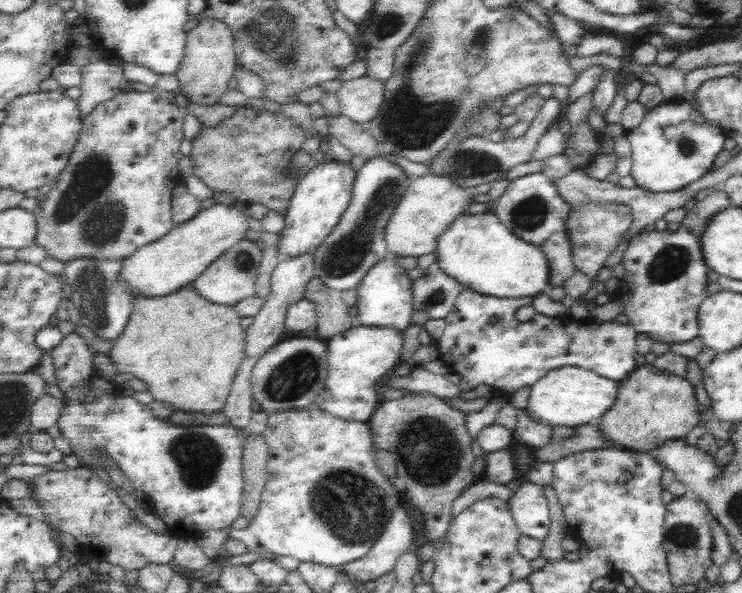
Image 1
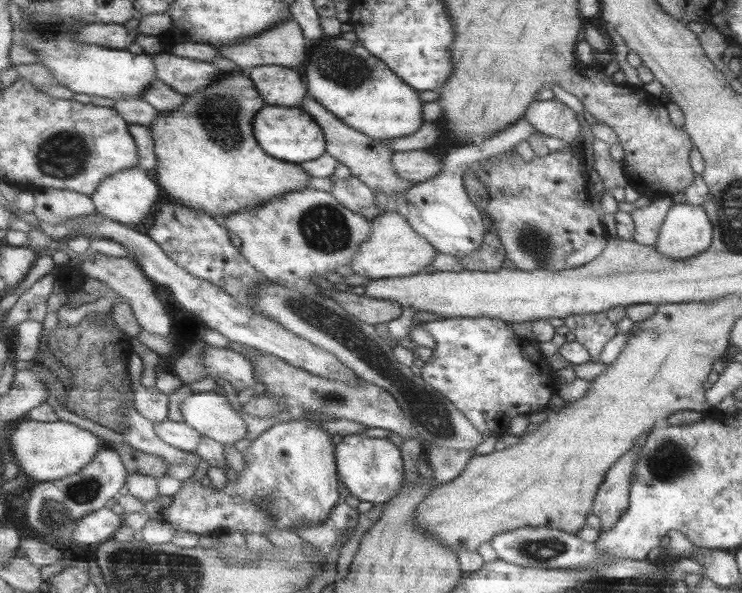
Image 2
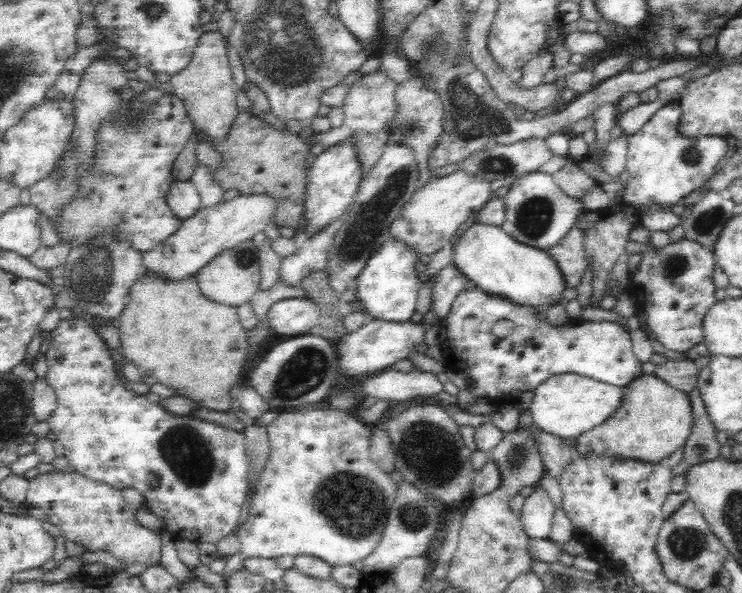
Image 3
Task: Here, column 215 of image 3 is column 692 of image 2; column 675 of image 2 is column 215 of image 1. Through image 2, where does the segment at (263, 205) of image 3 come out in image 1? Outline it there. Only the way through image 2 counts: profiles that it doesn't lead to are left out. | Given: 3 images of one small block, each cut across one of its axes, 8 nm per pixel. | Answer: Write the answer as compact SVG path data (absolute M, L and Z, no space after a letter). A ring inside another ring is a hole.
M214 203L208 208L201 208L191 219L175 225L162 238L138 248L132 256L124 259L122 272L124 281L132 285L132 294L164 296L198 279L213 260L246 239L249 206L250 203L245 203L245 207Z

